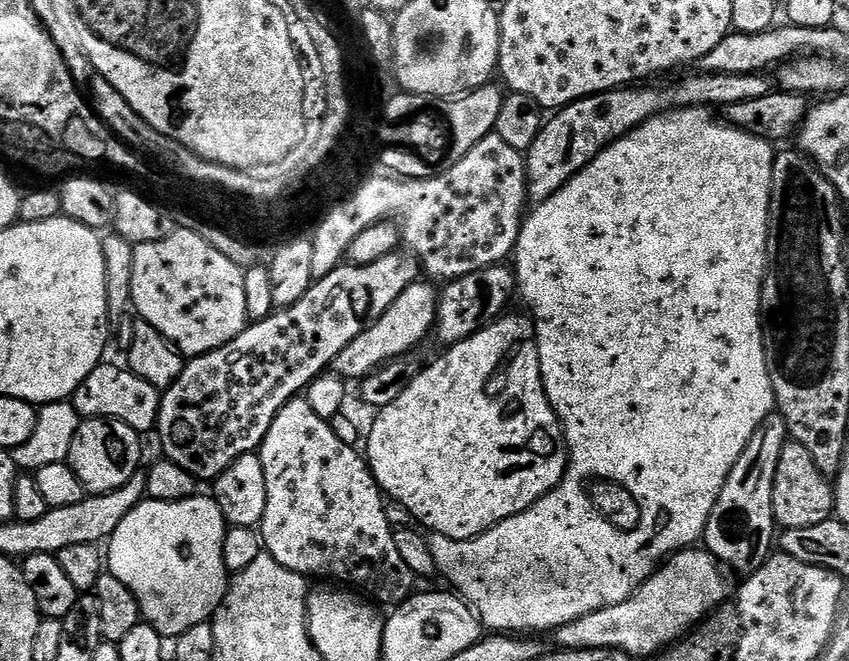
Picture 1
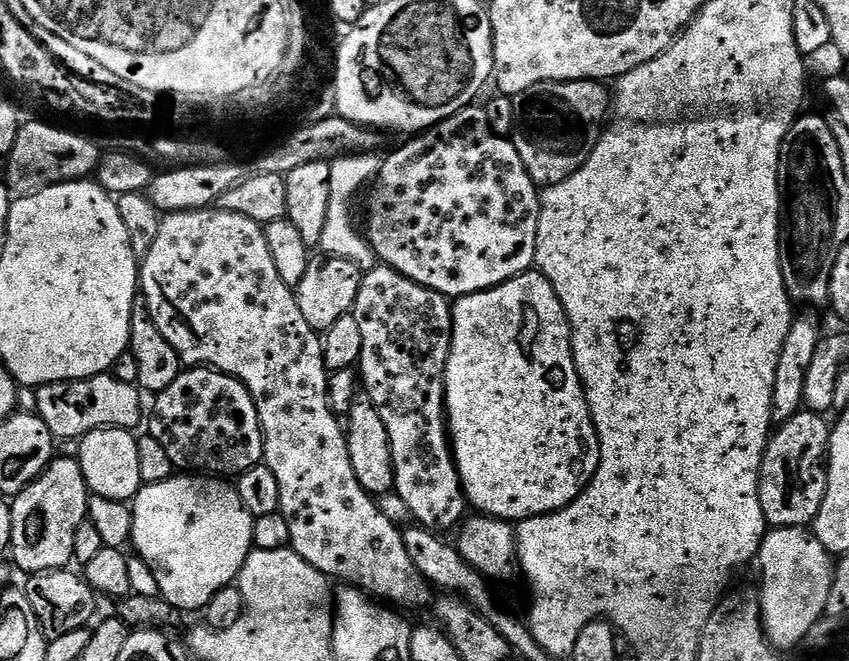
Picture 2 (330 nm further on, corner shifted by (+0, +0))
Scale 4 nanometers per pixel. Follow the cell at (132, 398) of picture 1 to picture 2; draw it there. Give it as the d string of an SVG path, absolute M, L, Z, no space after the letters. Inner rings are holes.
M111 374L91 376L85 380L69 380L66 384L41 384L36 389L35 415L50 426L50 434L57 440L79 441L80 437L99 428L141 427L140 396L142 392L135 384L119 381Z

